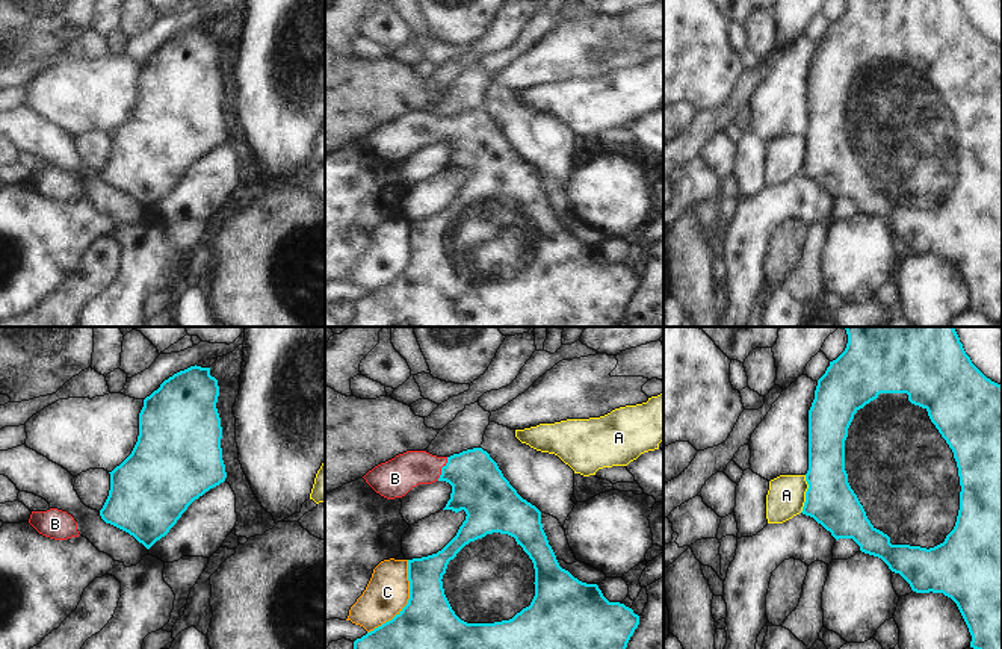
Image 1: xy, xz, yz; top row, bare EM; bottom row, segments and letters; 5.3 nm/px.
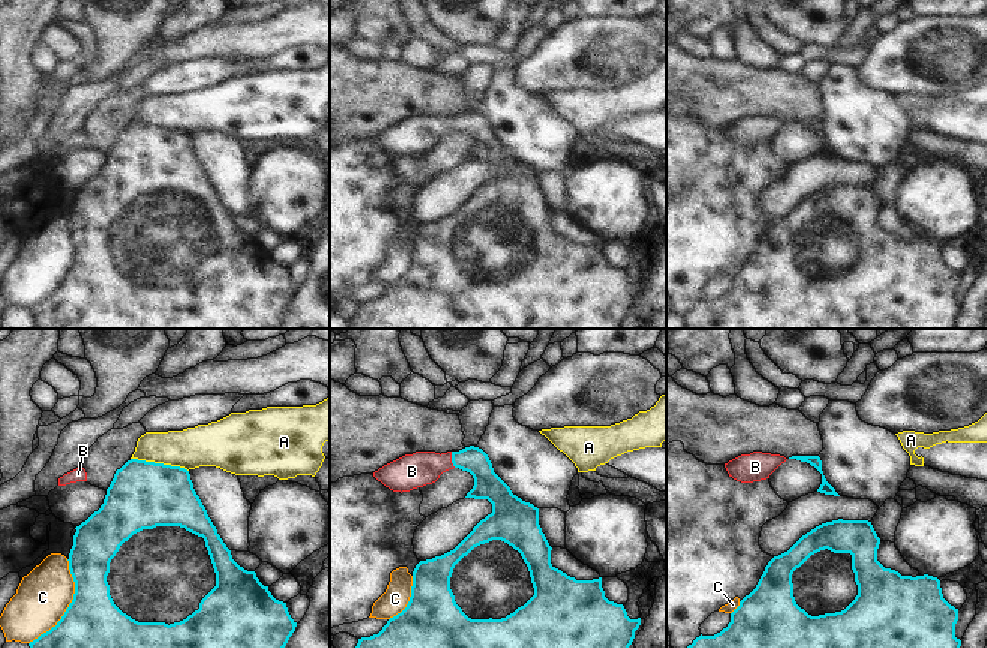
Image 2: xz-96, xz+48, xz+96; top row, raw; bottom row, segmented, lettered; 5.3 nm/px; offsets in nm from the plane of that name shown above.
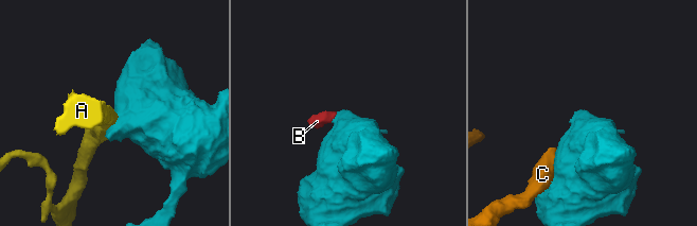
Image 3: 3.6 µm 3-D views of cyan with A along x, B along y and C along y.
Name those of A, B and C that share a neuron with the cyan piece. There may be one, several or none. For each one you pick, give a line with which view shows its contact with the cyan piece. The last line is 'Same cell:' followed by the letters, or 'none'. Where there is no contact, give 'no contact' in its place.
B: xz
Same cell: B

